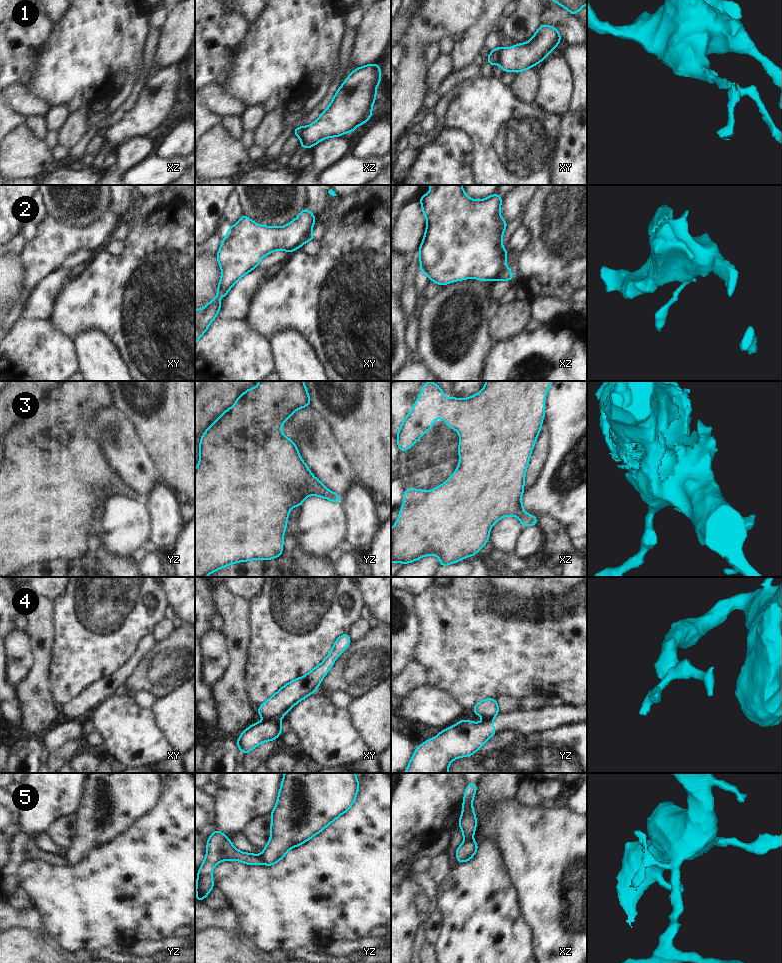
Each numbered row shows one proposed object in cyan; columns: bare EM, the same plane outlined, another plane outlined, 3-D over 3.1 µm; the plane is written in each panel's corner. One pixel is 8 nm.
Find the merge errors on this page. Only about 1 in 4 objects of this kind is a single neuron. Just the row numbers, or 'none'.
1, 2, 4, 5

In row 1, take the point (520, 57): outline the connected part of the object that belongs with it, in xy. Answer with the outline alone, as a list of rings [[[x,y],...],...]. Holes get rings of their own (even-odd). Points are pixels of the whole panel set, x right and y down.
[[[540,25],[534,36],[527,42],[500,51],[499,65],[503,72],[522,72],[539,64],[561,41],[555,27]]]

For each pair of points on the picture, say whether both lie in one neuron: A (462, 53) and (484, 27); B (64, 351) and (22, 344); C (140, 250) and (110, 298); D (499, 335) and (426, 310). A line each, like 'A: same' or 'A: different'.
A: same
B: same
C: same
D: different

